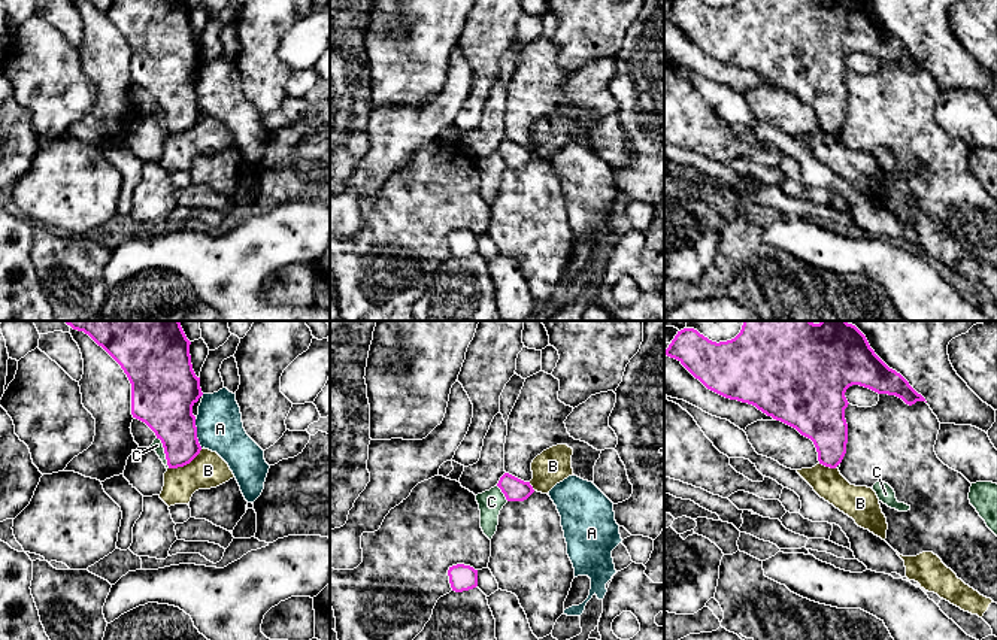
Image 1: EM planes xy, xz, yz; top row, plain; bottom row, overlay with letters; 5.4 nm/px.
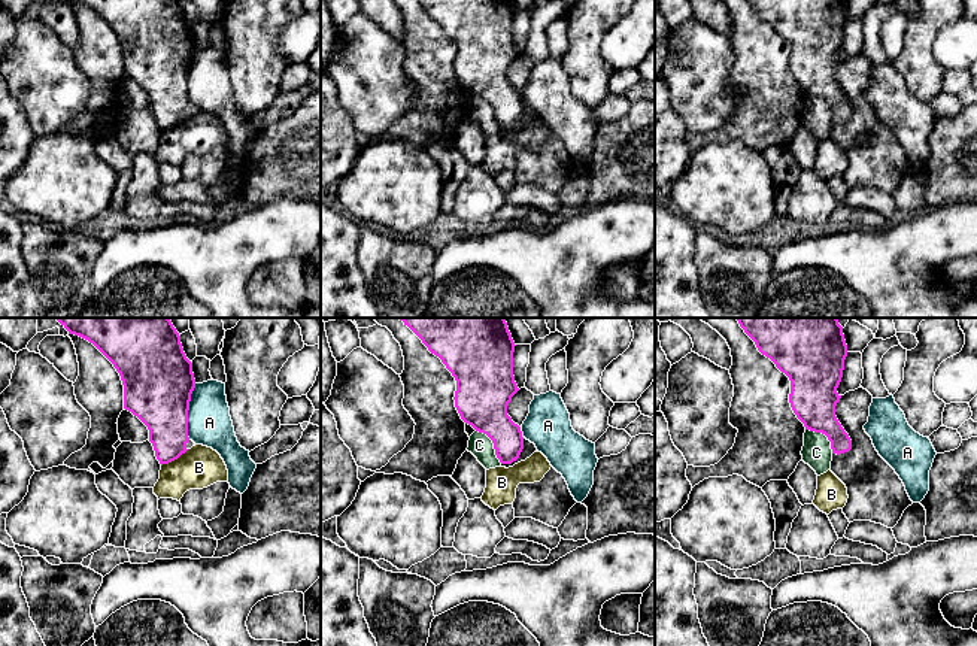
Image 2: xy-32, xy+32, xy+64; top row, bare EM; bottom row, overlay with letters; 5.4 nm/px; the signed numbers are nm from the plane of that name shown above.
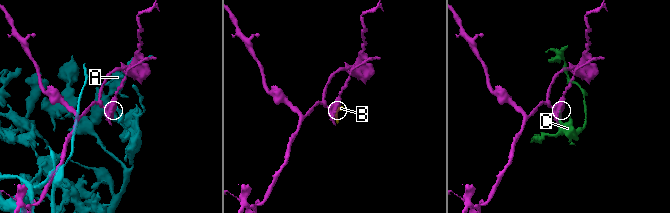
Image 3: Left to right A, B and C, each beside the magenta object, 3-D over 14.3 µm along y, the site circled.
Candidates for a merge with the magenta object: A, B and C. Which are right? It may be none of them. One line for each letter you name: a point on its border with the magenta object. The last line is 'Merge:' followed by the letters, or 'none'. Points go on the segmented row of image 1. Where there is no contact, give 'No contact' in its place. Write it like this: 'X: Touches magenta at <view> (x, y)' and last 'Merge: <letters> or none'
Merge: none

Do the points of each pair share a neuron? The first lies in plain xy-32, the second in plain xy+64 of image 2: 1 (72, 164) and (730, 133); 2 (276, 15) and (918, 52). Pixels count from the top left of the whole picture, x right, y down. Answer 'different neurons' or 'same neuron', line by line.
1: different neurons
2: same neuron

